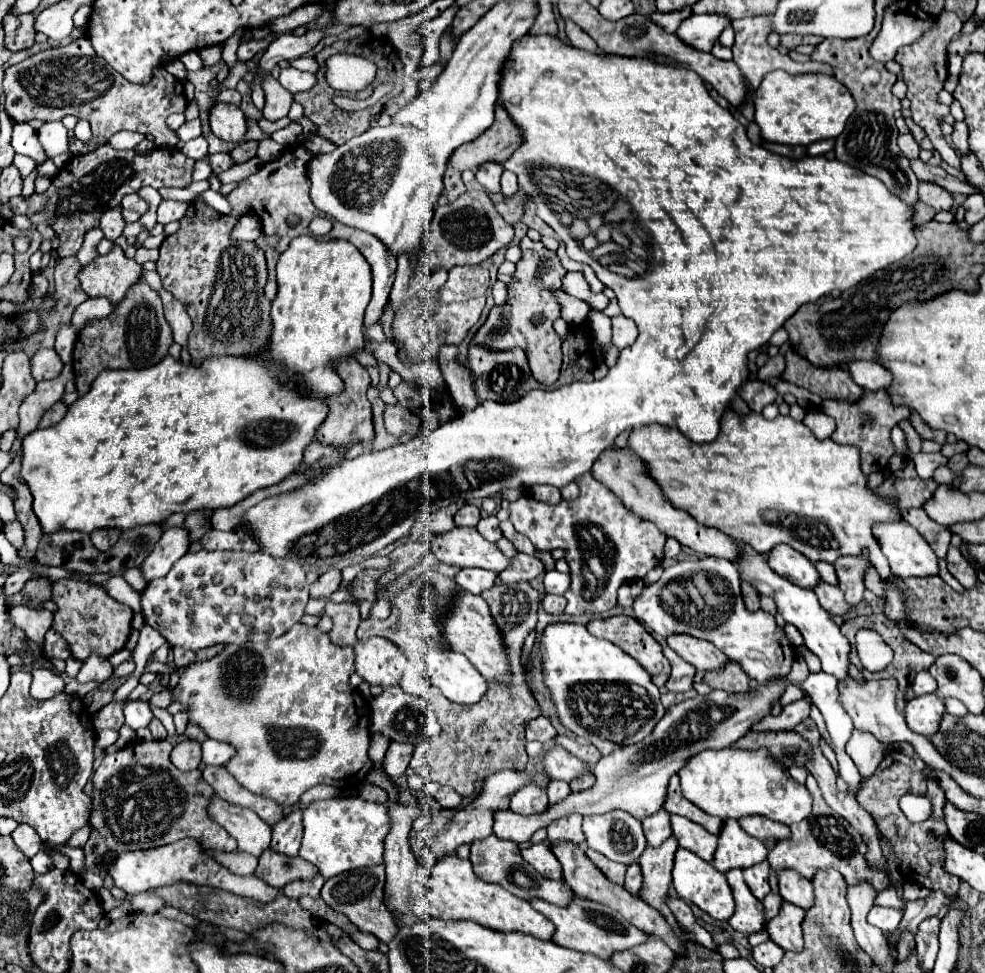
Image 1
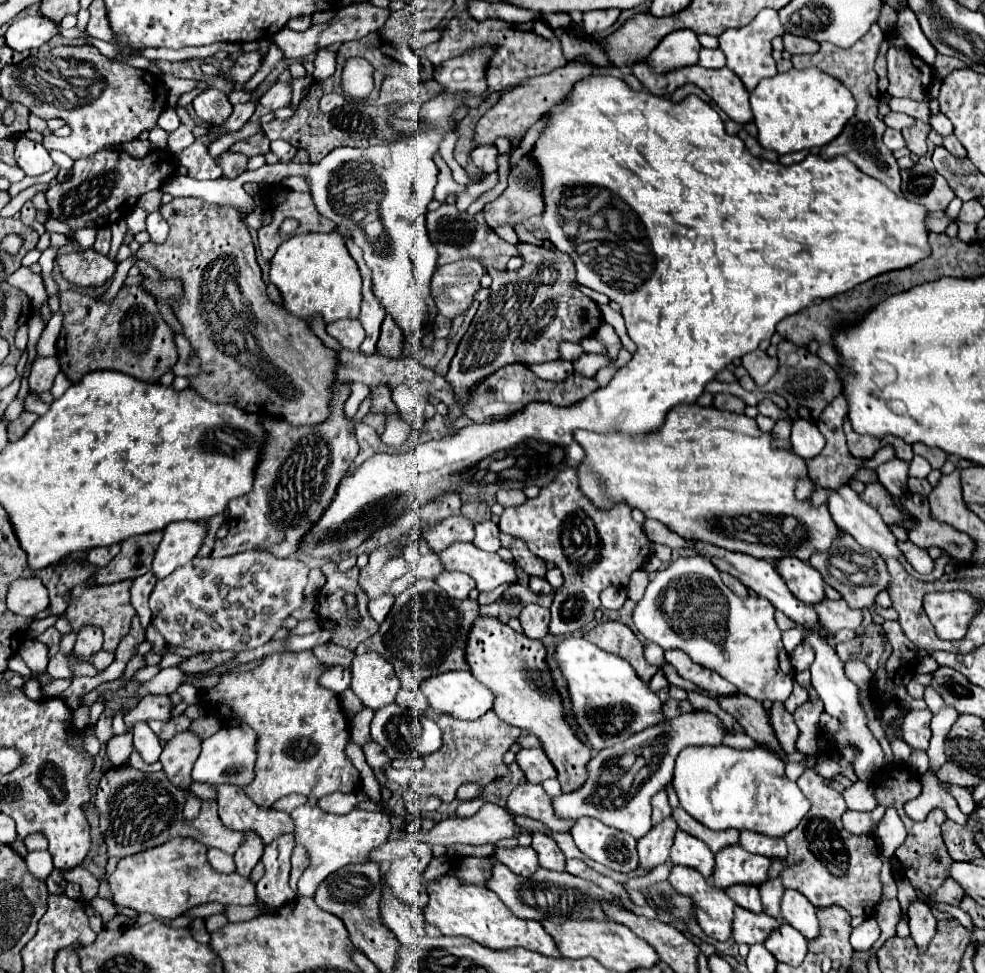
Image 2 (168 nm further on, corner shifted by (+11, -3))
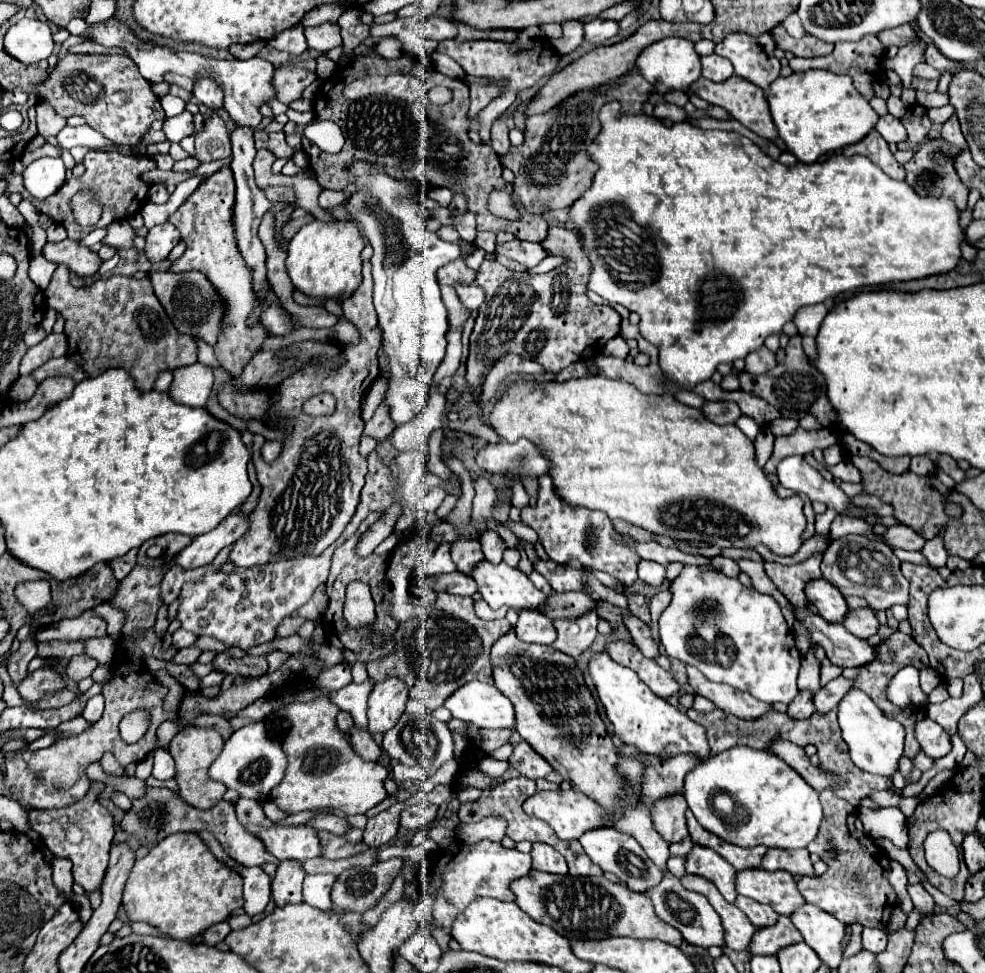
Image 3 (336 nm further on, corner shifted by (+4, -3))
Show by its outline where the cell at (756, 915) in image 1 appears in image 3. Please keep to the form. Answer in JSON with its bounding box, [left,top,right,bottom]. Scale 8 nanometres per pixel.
[750,916,802,956]

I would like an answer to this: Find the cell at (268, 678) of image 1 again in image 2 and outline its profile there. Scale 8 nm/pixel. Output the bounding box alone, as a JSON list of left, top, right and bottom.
[203,650,359,806]

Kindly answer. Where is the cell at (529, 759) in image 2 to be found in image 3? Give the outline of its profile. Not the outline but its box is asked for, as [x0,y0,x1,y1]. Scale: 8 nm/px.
[508,740,552,780]

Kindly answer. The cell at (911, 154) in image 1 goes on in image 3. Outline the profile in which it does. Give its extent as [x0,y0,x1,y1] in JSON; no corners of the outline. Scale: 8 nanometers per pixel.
[876,114,906,144]

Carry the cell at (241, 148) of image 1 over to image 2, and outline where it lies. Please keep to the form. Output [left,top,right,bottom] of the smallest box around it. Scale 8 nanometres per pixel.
[229,133,269,157]

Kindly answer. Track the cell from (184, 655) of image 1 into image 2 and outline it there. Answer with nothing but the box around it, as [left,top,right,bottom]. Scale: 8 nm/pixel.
[179,652,235,672]

